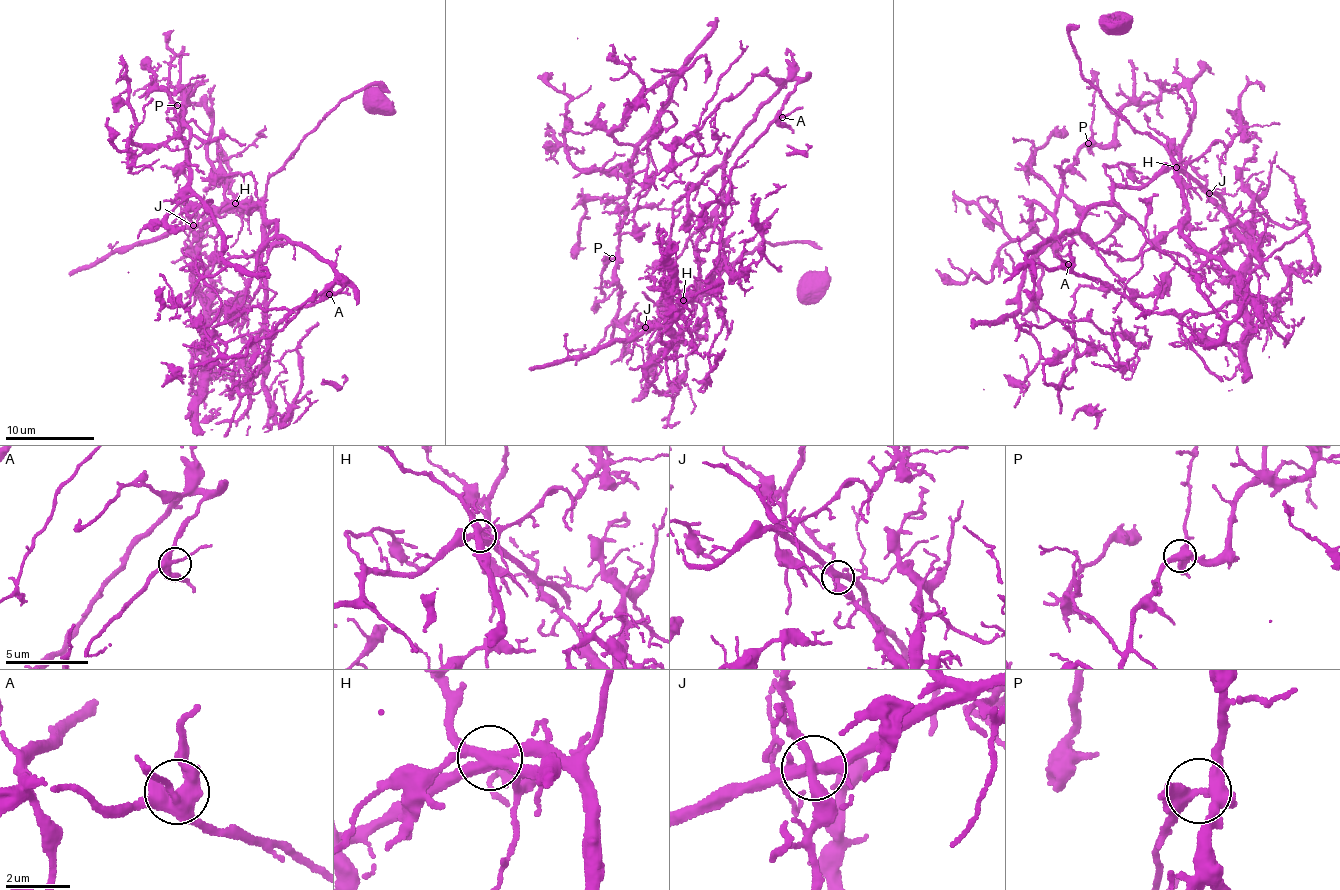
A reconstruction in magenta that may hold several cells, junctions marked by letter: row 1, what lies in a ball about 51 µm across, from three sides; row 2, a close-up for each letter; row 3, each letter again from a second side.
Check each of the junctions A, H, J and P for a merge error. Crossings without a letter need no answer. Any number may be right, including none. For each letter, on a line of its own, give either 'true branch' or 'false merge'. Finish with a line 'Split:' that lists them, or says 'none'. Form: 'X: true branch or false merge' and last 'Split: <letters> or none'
A: true branch
H: false merge
J: false merge
P: true branch
Split: H, J

